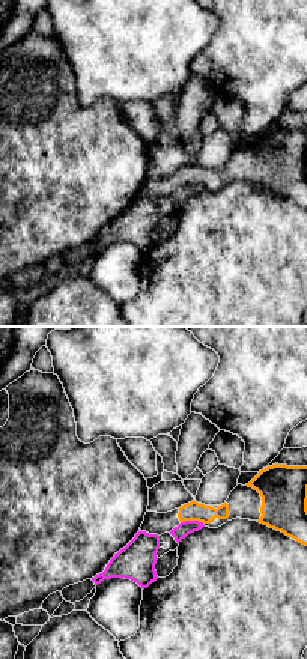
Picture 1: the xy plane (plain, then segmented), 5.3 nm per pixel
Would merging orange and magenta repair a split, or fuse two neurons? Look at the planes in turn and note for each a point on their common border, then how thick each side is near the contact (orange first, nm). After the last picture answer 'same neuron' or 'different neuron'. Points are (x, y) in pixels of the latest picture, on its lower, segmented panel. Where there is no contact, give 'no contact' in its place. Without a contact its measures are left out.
meets orange at (193, 519); 100 nm thick on the orange side, 80 nm on the other

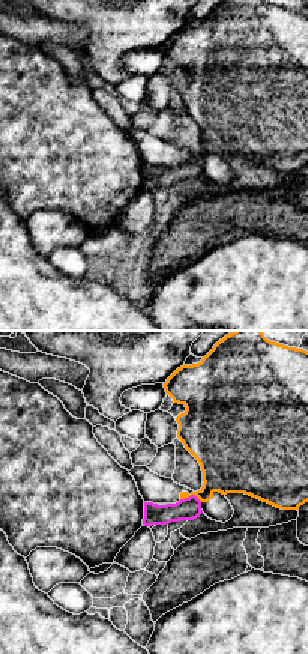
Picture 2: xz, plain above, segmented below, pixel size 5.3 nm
meets orange at (191, 493); 280 nm thick on the orange side, 120 nm on the other

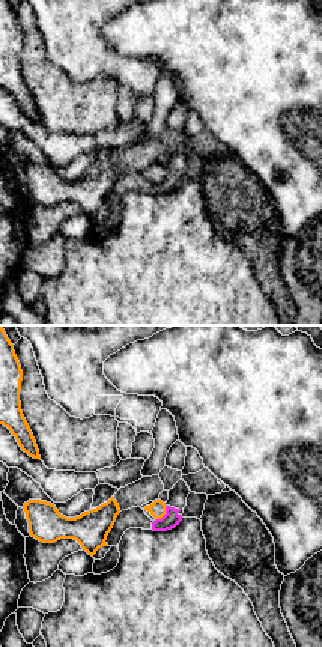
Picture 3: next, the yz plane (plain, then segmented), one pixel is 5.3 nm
meets orange at (163, 515); 90 nm thick on the orange side, 90 nm on the other

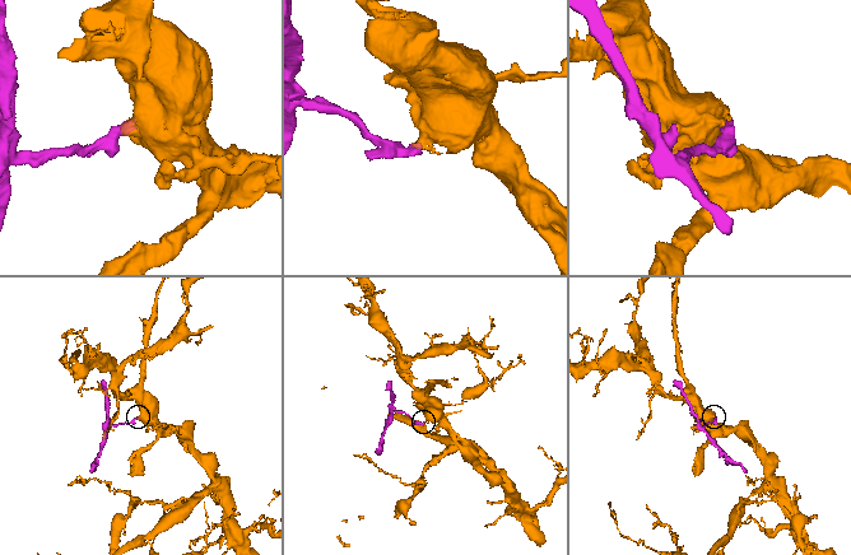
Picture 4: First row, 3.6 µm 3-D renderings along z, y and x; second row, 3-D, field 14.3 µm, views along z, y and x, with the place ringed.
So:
different neuron

